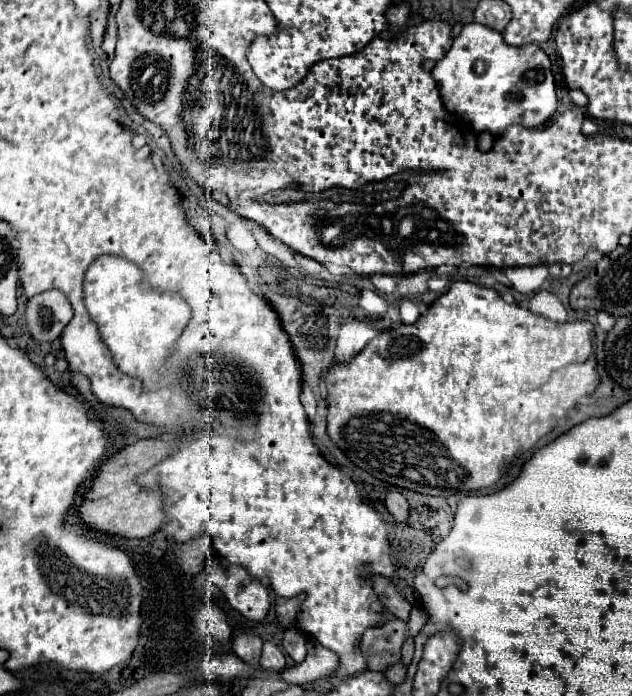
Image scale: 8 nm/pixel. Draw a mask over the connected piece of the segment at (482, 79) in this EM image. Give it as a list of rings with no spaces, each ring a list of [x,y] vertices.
[[[468,23],[462,27],[462,31],[454,39],[450,51],[432,69],[432,77],[436,81],[444,107],[450,113],[464,117],[476,133],[488,131],[492,135],[498,135],[508,125],[540,127],[556,111],[556,85],[554,85],[552,71],[550,71],[548,55],[538,45],[512,47],[504,41],[502,33],[490,29],[482,23]]]

